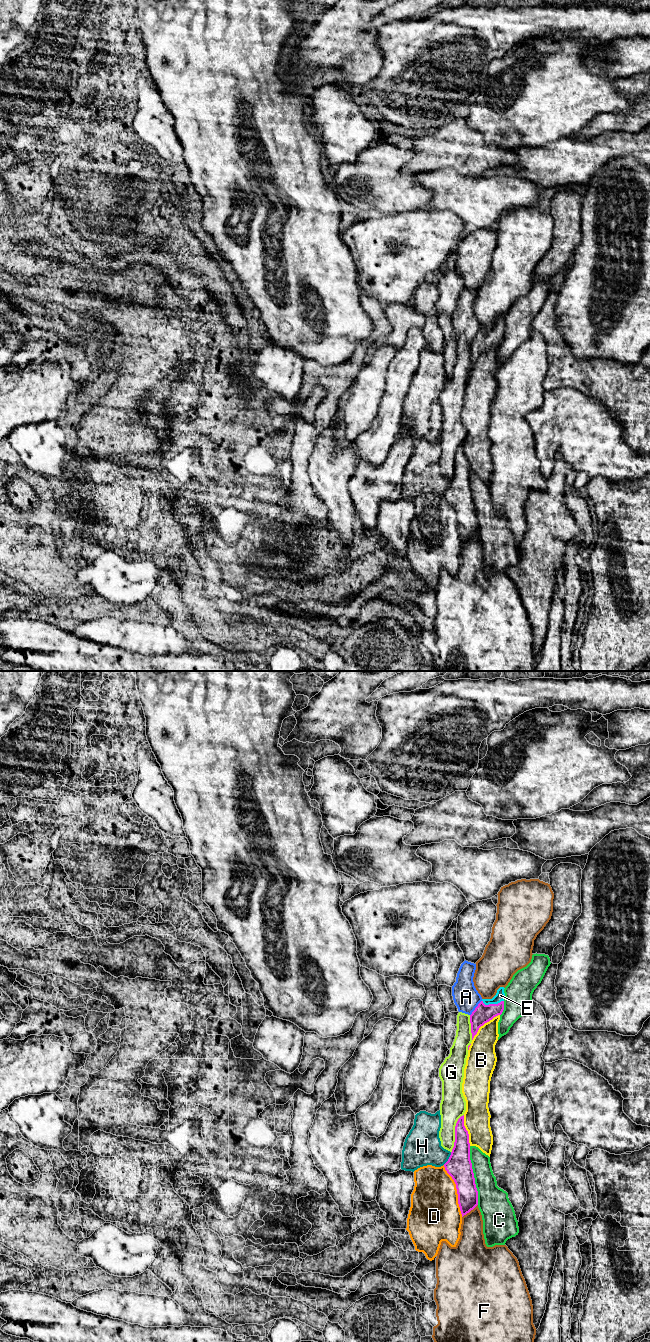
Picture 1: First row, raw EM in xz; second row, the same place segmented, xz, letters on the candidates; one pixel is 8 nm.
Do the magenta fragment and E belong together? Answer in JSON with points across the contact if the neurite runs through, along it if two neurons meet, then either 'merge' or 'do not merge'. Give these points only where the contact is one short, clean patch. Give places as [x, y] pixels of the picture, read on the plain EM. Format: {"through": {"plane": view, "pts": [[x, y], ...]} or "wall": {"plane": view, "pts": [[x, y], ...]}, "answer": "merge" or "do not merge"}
{"through": {"plane": "xz", "pts": [[482, 342], [492, 332], [500, 323]]}, "answer": "merge"}

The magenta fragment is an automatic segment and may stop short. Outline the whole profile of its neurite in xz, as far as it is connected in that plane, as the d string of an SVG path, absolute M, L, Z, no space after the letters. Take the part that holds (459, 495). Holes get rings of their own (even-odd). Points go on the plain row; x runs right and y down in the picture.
M464 443L455 454L455 470L445 498L456 512L462 545L478 533L478 519L470 488L469 462L464 454Z

